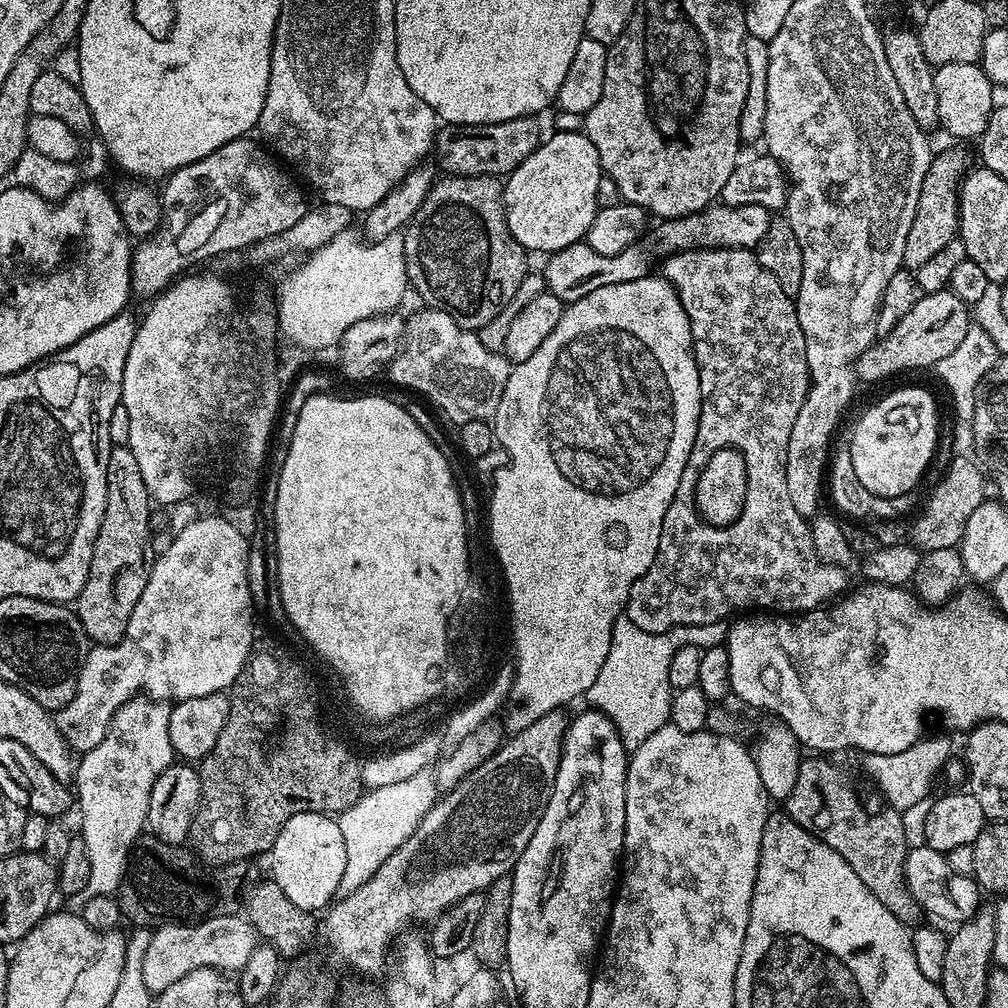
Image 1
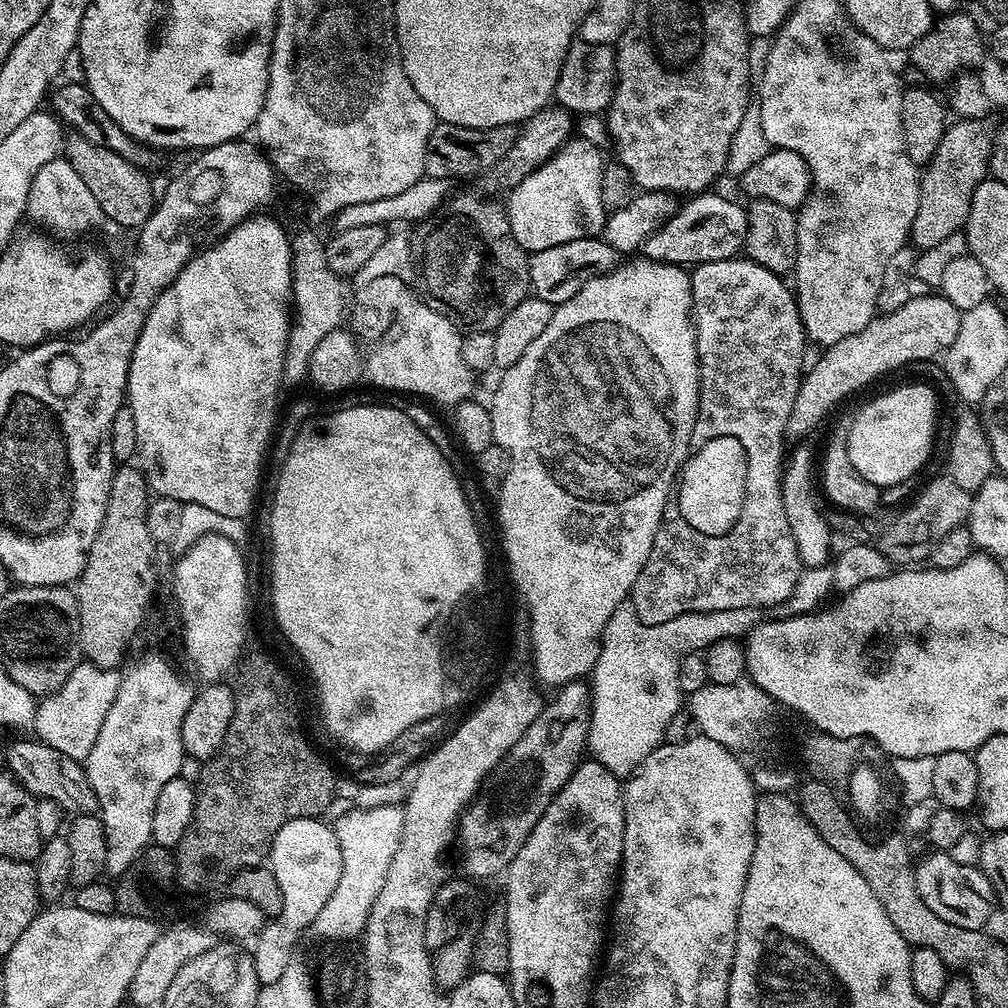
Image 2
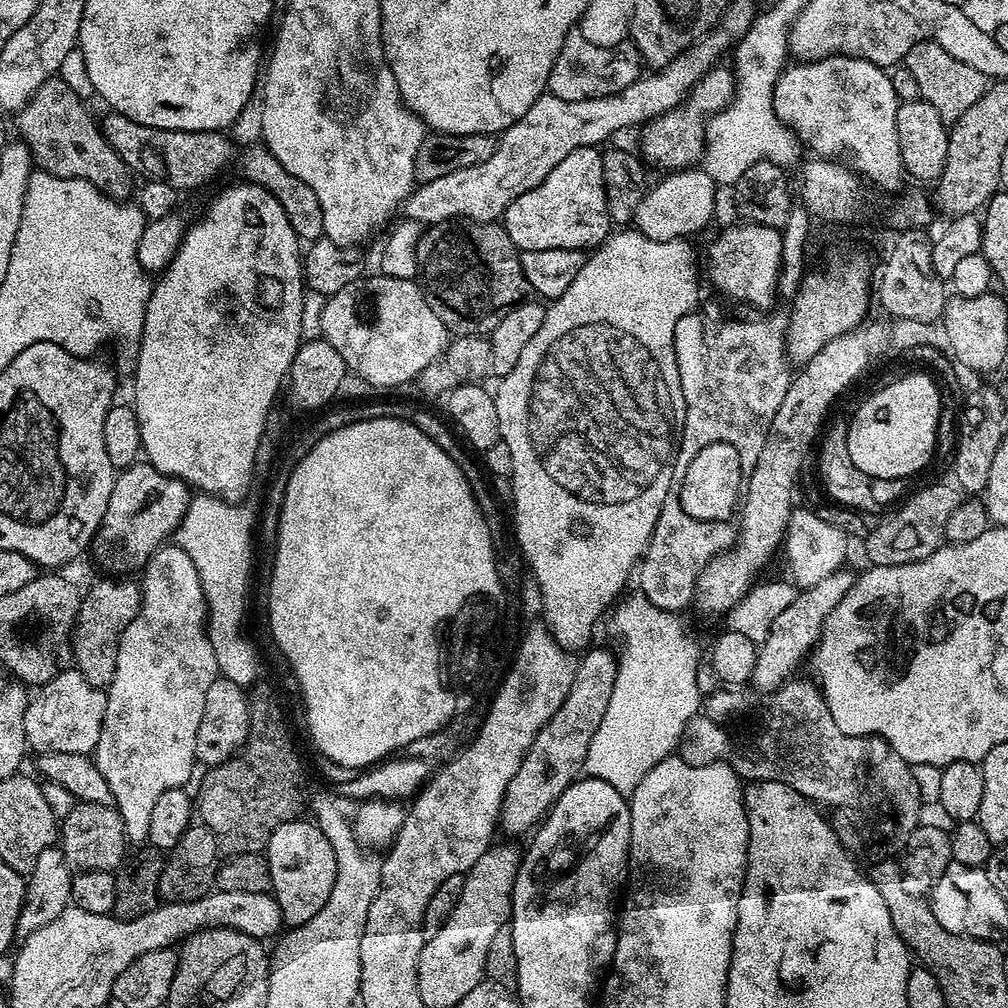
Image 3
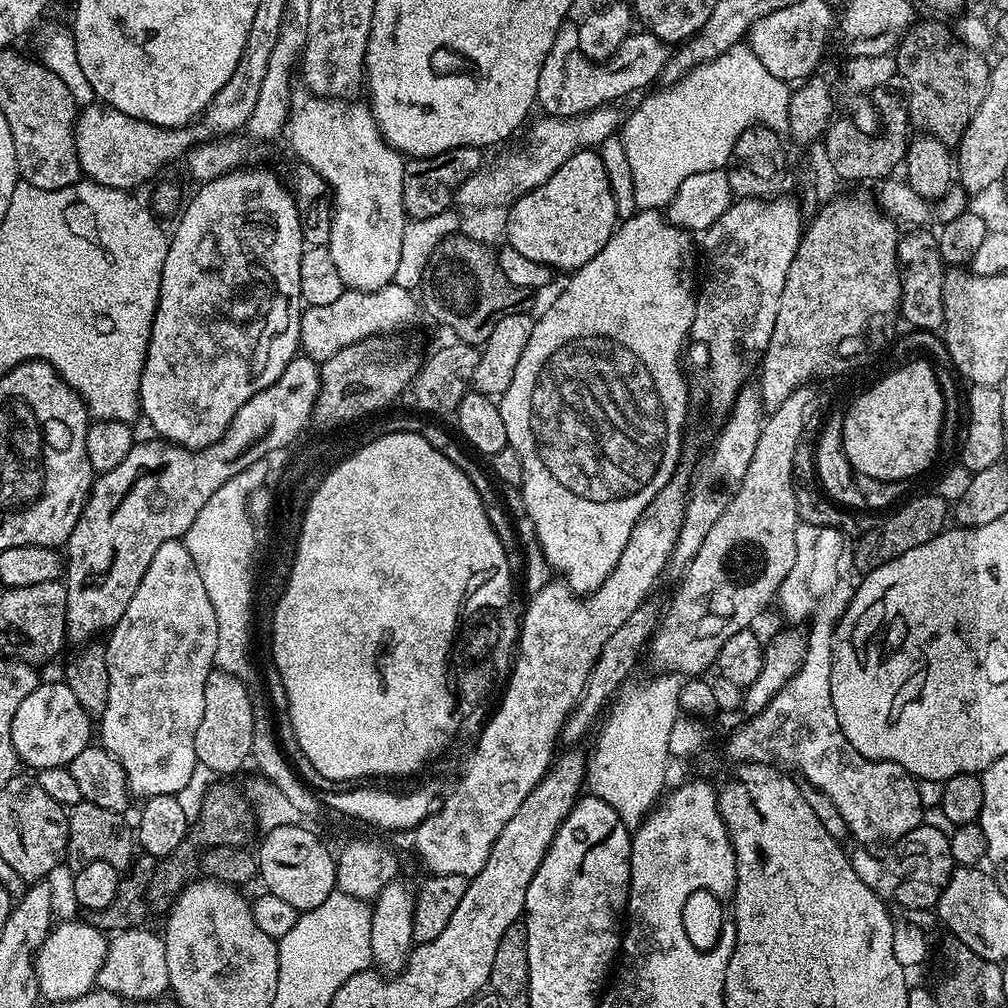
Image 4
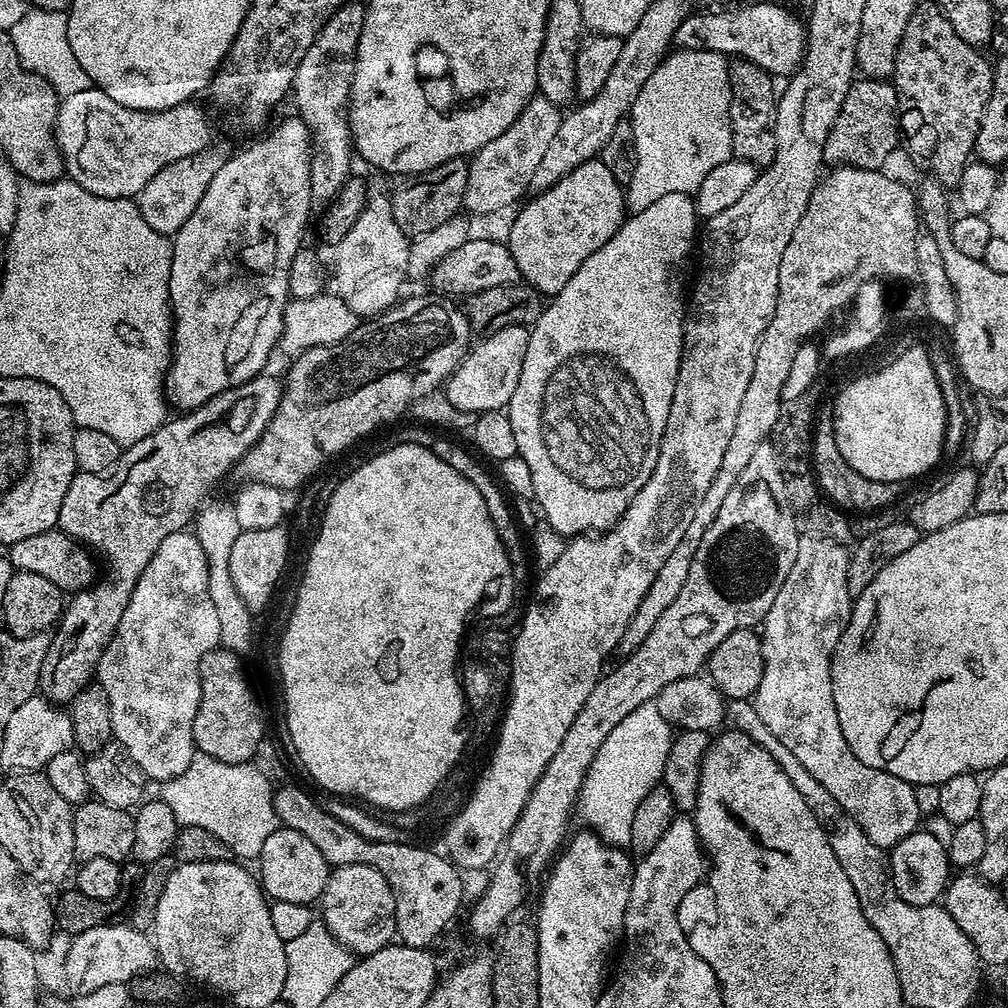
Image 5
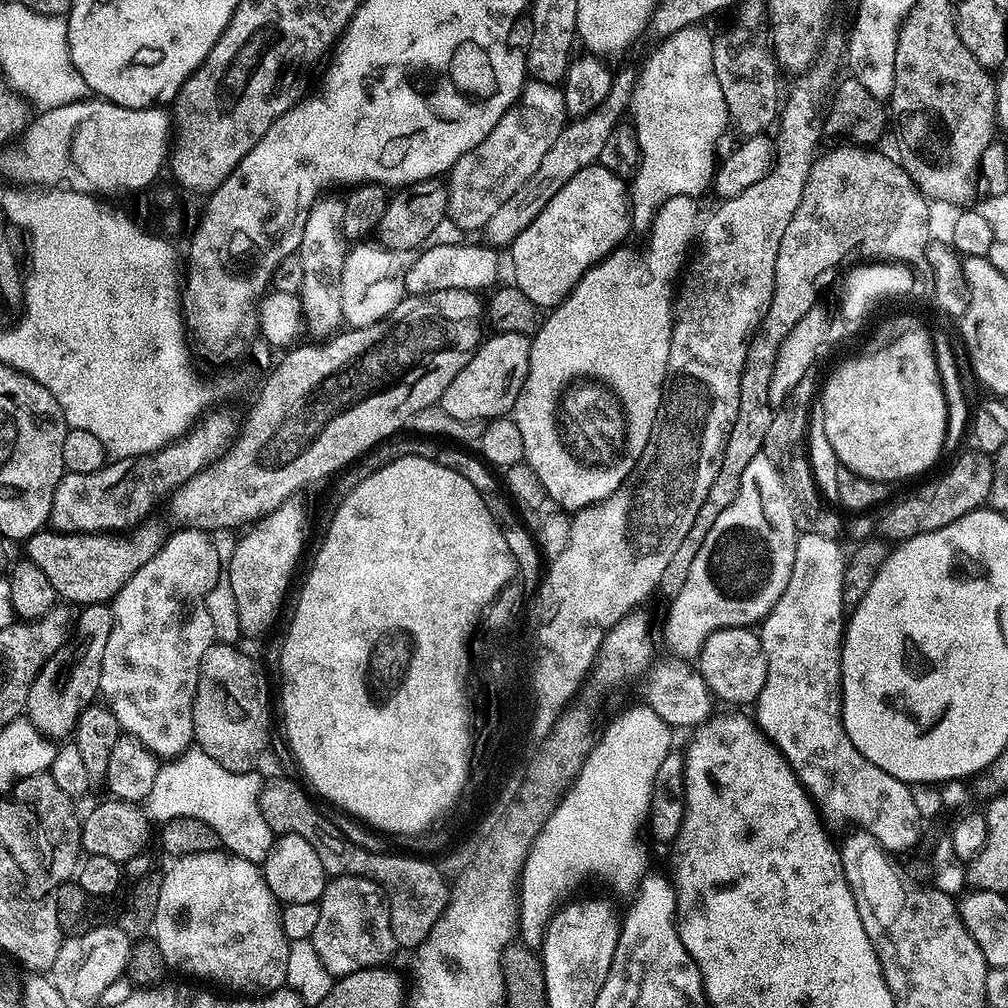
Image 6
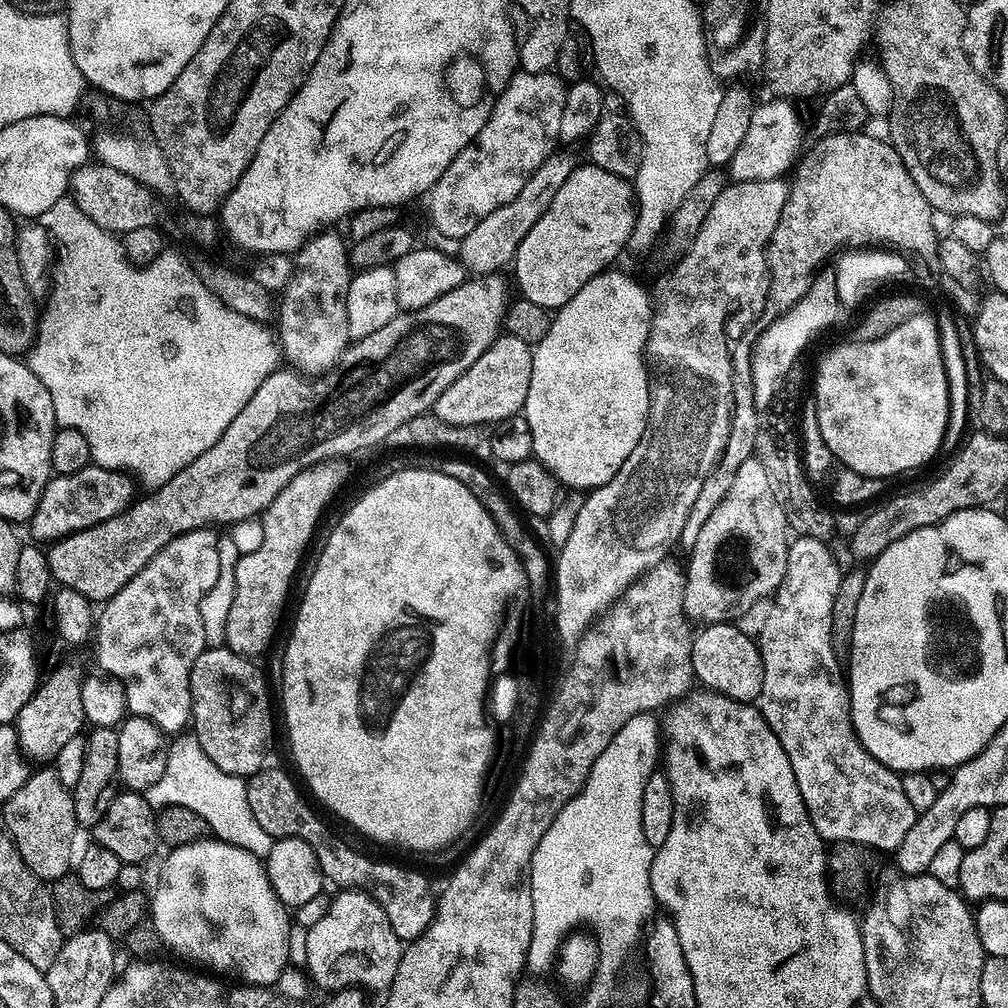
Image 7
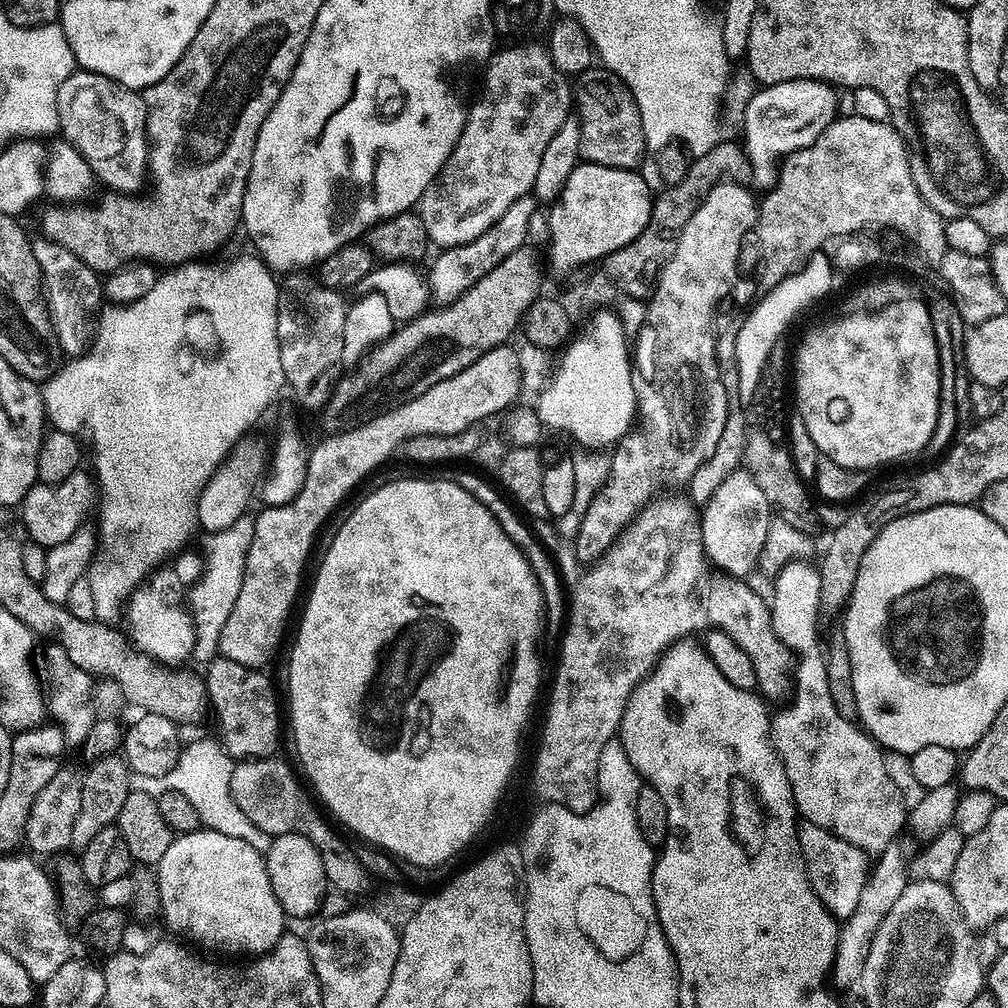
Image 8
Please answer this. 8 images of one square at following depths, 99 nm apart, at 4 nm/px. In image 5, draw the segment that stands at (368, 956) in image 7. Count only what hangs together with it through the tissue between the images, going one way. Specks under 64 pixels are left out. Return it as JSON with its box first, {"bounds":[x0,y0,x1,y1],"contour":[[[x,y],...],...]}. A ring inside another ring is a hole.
{"bounds":[318,864,396,957],"contour":[[[341,864],[333,867],[328,874],[328,881],[324,887],[318,901],[318,912],[322,917],[322,923],[328,932],[341,944],[347,948],[353,957],[369,956],[378,950],[382,950],[388,944],[393,943],[396,936],[396,919],[394,918],[394,894],[382,878],[382,874],[374,866],[365,864]]]}

